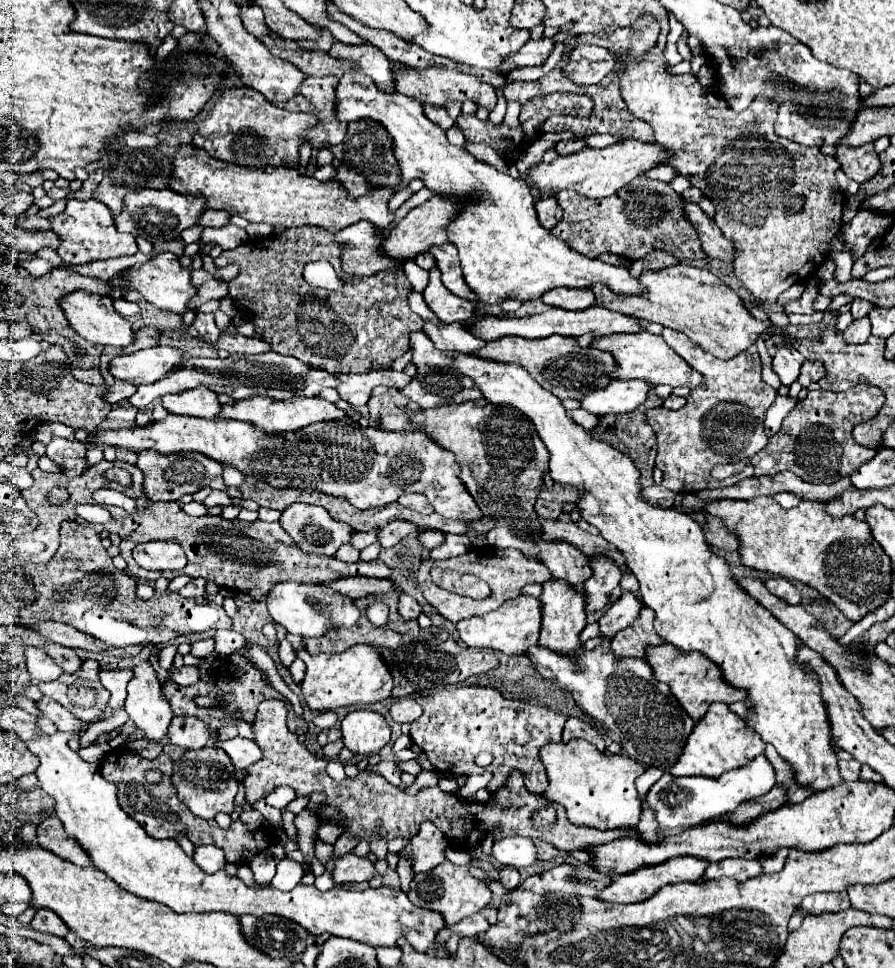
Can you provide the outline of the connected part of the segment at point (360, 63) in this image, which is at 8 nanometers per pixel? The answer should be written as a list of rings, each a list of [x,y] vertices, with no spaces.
[[[333,42],[329,48],[329,54],[333,58],[345,58],[353,60],[361,72],[373,78],[375,84],[393,84],[391,82],[391,62],[385,58],[385,54],[371,46],[371,44],[359,44],[359,46],[347,46],[341,42]]]

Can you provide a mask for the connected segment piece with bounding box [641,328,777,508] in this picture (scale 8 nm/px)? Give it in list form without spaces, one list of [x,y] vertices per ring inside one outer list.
[[[663,328],[665,342],[685,358],[685,362],[697,370],[705,380],[701,388],[691,390],[687,404],[673,412],[665,408],[645,410],[645,422],[653,428],[657,436],[657,458],[655,466],[663,472],[663,482],[657,488],[643,488],[647,502],[657,508],[671,508],[679,492],[695,492],[703,488],[721,488],[735,484],[735,478],[717,482],[711,478],[711,468],[715,464],[737,464],[751,458],[767,446],[767,436],[763,428],[765,410],[775,400],[775,390],[761,380],[761,364],[757,350],[747,350],[729,360],[715,358],[707,354],[689,340],[685,334],[671,328]]]

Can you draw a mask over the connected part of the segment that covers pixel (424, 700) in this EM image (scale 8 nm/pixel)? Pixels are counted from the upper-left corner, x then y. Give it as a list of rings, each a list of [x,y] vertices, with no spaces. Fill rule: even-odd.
[[[453,686],[453,688],[445,688],[445,690],[437,690],[437,692],[427,692],[427,694],[417,694],[415,698],[421,706],[423,706],[423,714],[419,720],[415,720],[411,724],[411,740],[425,752],[425,756],[431,760],[431,764],[435,766],[435,770],[443,776],[467,776],[467,774],[483,774],[485,770],[489,770],[493,774],[491,780],[491,792],[499,790],[507,778],[511,776],[513,770],[521,770],[521,768],[533,768],[533,774],[525,776],[525,786],[529,792],[533,794],[543,794],[547,788],[547,772],[545,766],[539,758],[539,750],[545,744],[551,742],[561,742],[561,734],[563,734],[563,726],[567,722],[567,714],[563,712],[553,712],[545,706],[537,706],[531,704],[527,700],[511,700],[507,696],[503,696],[495,686]],[[479,752],[489,752],[495,756],[495,764],[491,764],[489,768],[479,768],[475,766],[475,756]]]

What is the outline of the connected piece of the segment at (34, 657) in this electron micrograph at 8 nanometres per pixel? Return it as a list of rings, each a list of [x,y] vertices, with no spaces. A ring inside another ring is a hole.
[[[33,646],[27,648],[25,656],[27,656],[29,674],[33,676],[33,680],[39,680],[39,682],[55,680],[59,676],[59,670],[53,666],[53,662],[43,656],[43,650],[31,650],[31,648]]]

